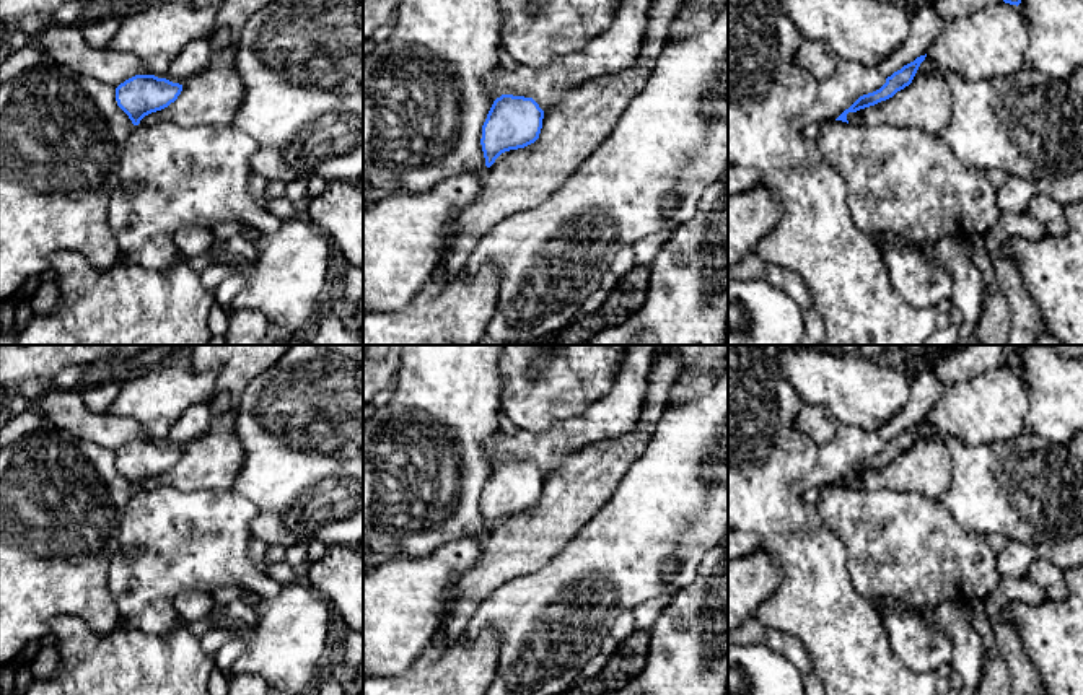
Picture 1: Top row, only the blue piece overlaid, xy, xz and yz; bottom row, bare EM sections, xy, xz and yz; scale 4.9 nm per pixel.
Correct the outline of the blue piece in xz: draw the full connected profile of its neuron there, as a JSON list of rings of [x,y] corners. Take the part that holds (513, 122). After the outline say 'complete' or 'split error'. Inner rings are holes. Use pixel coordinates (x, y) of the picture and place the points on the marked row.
[[[502,94],[497,98],[482,125],[485,166],[510,150],[524,148],[539,138],[544,111],[533,98]]] | complete

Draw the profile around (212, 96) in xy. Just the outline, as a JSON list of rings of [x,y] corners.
[[[217,28],[208,37],[210,60],[197,75],[182,83],[182,91],[168,107],[145,116],[138,125],[171,122],[192,129],[199,125],[228,125],[244,96],[244,83],[235,67],[238,42],[226,28]]]

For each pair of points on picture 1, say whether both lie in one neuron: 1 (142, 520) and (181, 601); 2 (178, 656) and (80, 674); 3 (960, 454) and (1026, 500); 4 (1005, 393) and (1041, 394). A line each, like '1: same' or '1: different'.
1: different
2: same
3: same
4: different

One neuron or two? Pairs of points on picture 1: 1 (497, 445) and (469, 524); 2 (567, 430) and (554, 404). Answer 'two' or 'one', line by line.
1: two
2: two

